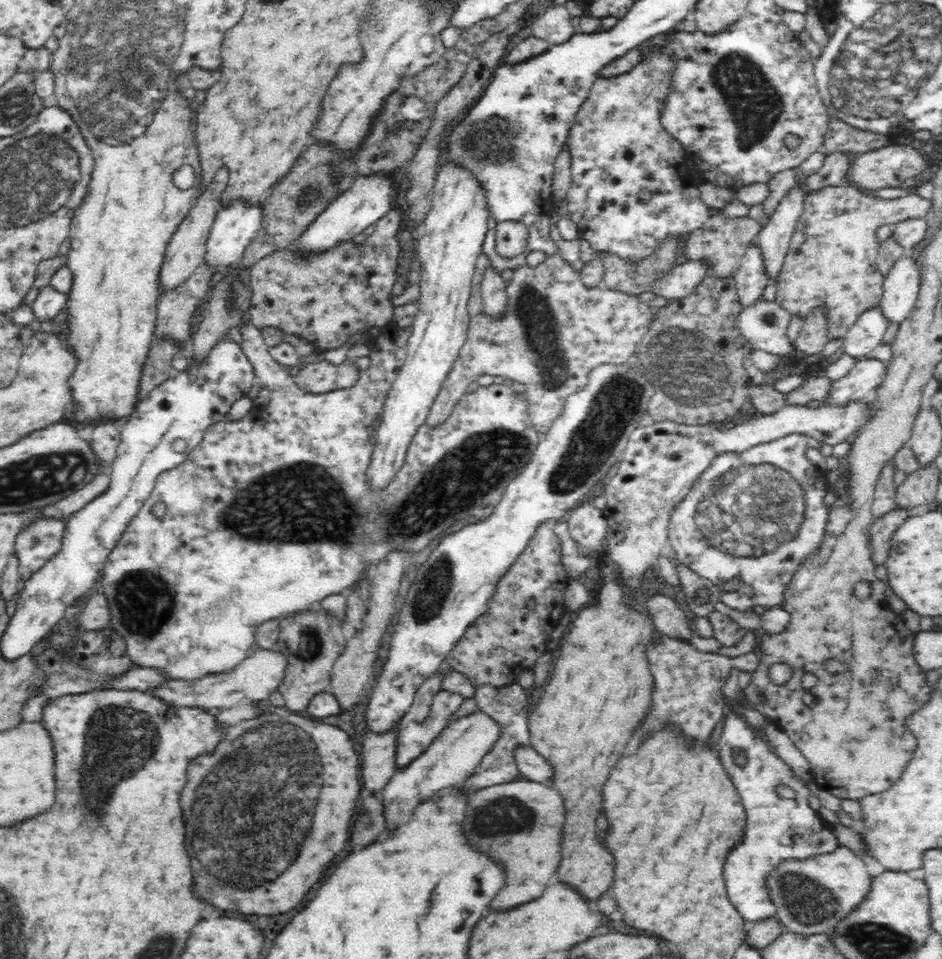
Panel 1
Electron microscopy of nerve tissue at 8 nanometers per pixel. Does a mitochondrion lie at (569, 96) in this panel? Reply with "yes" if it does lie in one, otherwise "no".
no

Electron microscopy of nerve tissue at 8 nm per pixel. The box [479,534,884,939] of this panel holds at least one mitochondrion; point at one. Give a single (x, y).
(806, 901)

